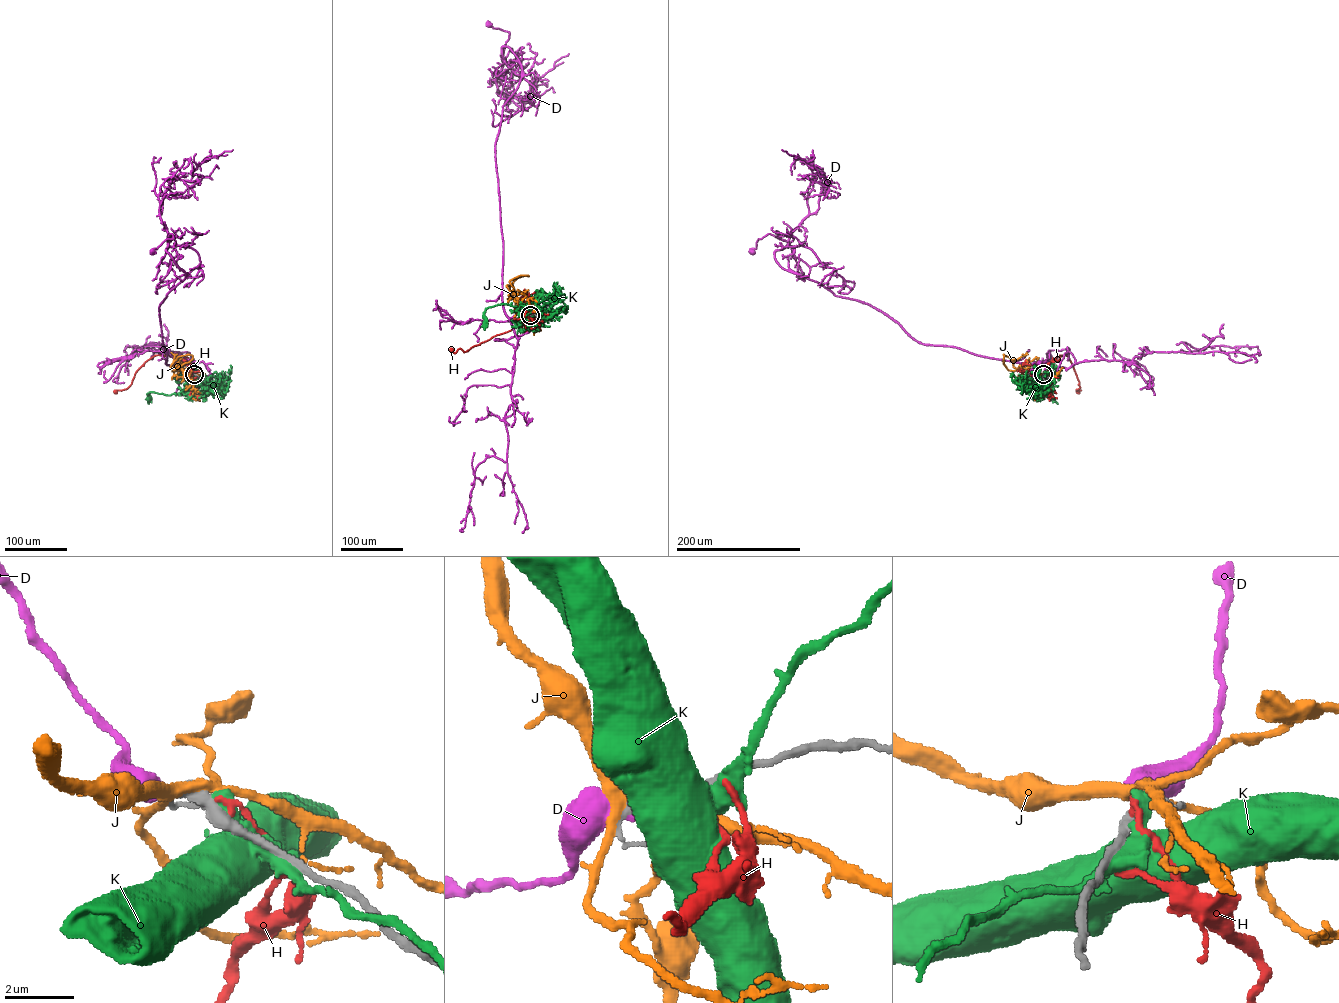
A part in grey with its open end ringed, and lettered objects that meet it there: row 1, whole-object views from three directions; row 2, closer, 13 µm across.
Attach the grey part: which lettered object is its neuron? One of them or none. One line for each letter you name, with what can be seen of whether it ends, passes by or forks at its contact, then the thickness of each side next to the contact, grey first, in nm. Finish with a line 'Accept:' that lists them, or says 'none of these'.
D: it ends; calibres 300 and 260 nm
Accept: D

